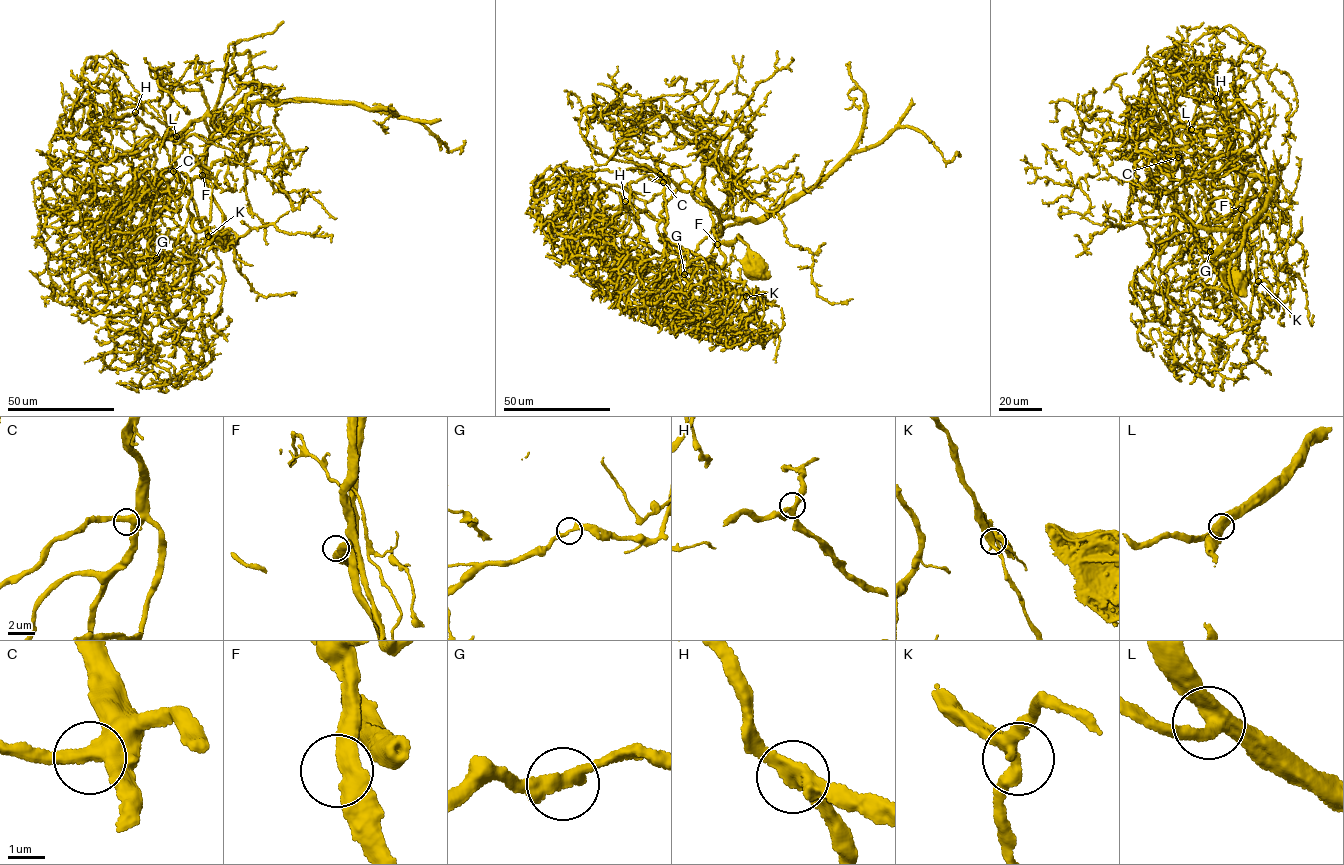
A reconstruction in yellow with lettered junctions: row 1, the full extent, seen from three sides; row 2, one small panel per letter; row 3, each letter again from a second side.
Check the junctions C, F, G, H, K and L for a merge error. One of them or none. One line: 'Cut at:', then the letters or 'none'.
Cut at: none

